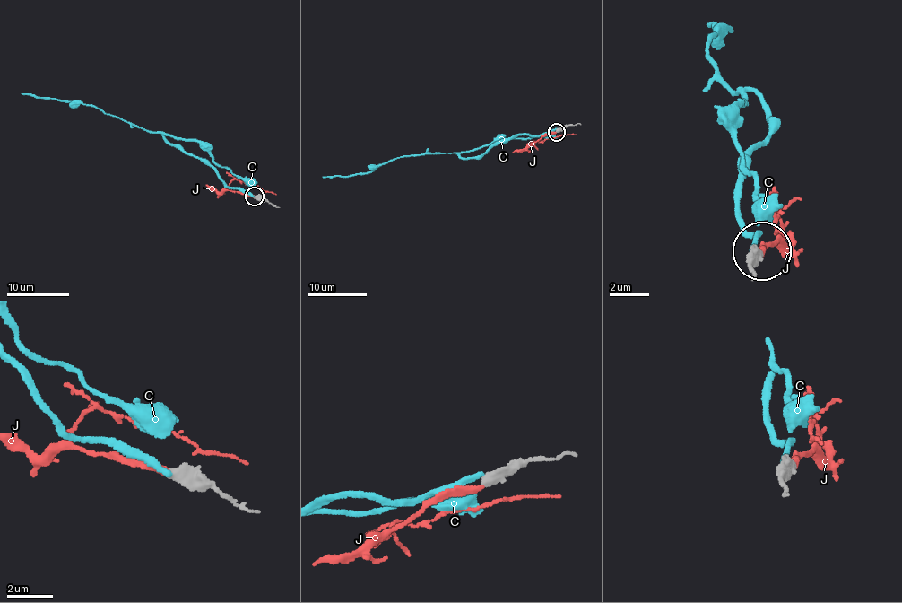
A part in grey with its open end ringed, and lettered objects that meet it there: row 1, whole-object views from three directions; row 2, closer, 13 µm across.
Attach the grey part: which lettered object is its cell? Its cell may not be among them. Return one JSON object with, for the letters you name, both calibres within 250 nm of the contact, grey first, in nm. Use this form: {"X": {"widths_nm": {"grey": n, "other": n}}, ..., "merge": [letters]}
{"J": {"widths_nm": {"grey": 550, "other": 200}}, "merge": ["J"]}

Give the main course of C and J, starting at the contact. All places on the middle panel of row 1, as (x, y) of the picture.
C: (556, 129), (540, 135), (513, 135), (472, 157), (446, 152), (401, 156), (370, 171), (347, 177), (322, 176)
J: (556, 132), (544, 134), (532, 144), (565, 135), (576, 135)

